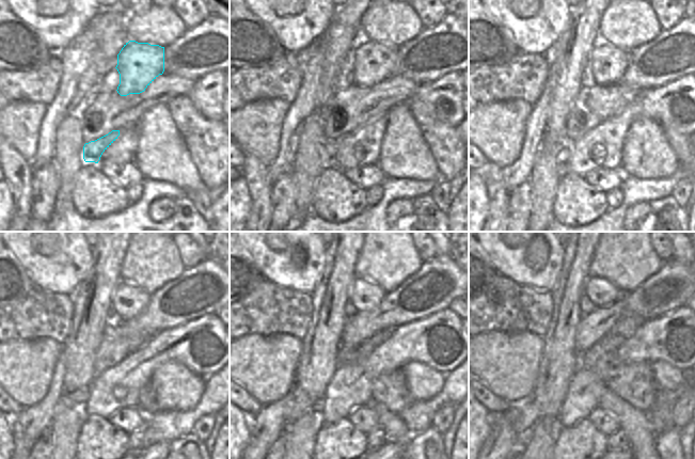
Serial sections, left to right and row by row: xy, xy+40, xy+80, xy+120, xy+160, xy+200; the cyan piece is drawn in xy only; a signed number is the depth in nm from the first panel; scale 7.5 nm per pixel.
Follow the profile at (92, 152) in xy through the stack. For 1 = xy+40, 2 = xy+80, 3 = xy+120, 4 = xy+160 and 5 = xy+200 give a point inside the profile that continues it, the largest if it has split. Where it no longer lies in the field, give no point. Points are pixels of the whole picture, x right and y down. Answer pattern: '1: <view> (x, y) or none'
1: xy+40 (329, 147)
2: xy+80 (564, 152)
3: xy+120 (78, 397)
4: xy+160 (301, 404)
5: xy+200 (523, 414)

